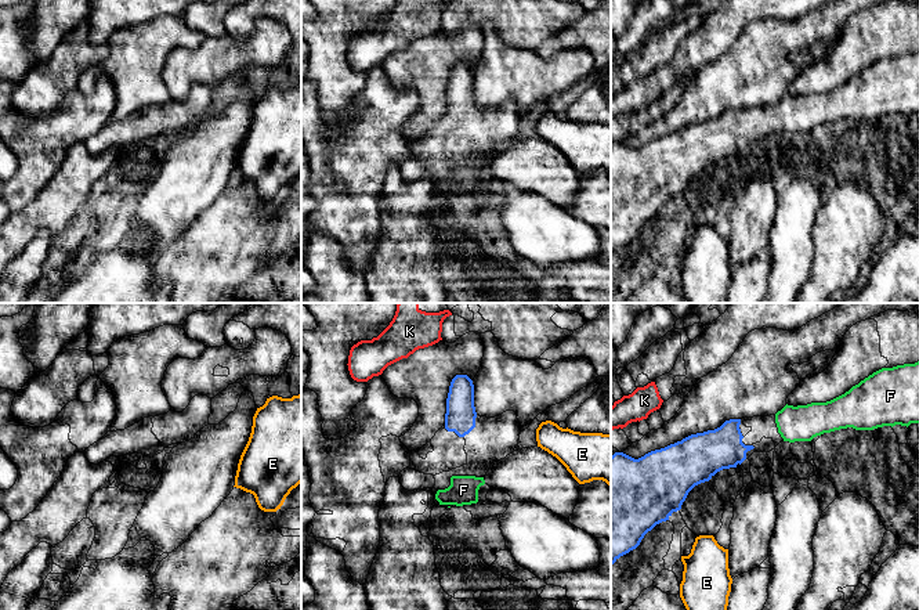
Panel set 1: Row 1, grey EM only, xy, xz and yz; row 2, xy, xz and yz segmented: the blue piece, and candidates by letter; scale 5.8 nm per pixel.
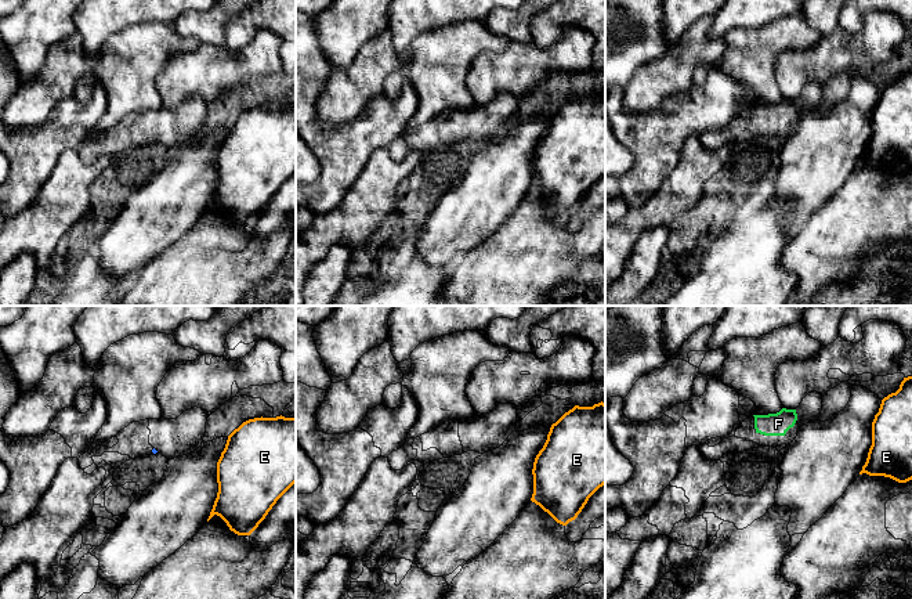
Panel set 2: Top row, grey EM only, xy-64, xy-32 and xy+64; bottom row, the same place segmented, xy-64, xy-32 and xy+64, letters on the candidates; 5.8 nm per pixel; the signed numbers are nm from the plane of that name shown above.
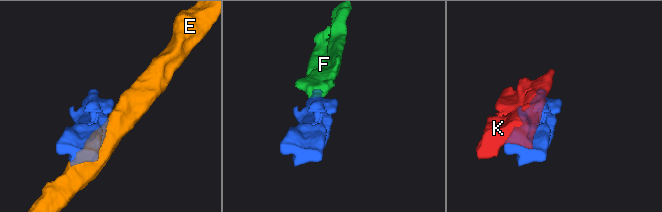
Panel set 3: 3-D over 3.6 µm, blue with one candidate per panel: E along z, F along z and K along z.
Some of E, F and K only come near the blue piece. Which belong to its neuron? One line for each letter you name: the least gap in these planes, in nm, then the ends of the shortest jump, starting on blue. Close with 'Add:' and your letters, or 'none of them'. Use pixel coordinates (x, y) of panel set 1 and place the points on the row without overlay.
F: 170 nm | yz (753, 137), (778, 122)
Add: F

